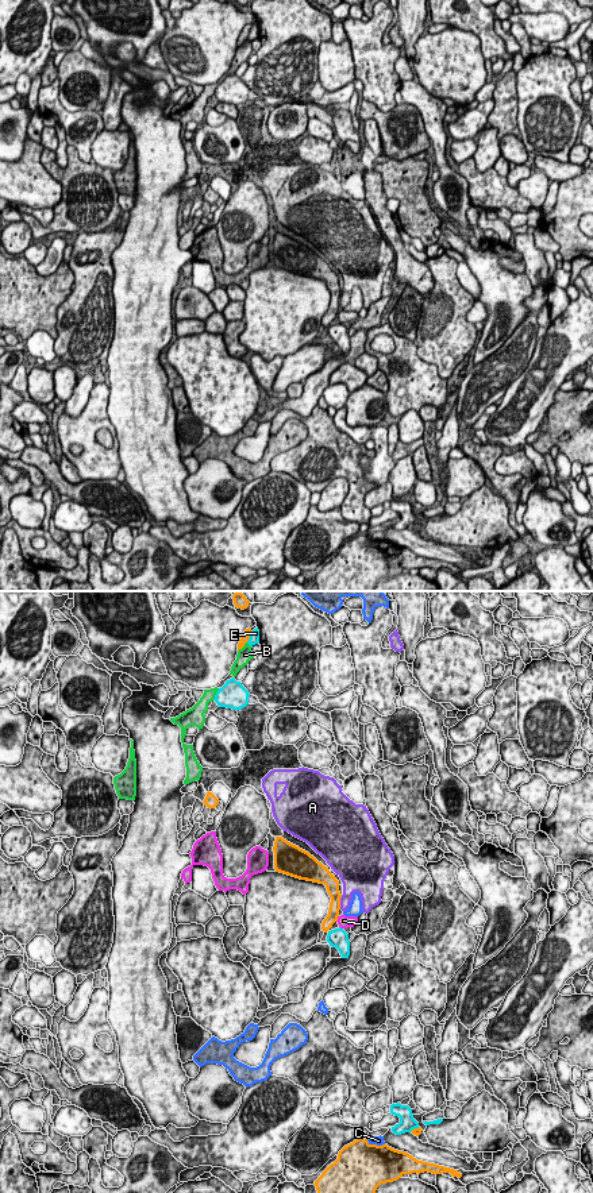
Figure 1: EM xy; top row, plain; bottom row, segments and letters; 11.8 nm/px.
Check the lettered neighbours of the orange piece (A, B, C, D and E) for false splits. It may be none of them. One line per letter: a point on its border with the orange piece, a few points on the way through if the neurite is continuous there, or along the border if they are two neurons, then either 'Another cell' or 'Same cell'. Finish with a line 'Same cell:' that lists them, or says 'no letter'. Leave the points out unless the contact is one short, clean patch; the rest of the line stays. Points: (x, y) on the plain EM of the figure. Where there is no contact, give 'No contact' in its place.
A: Touches orange at xy (339, 297). Another cell
B: Touches orange at xy (242, 42). Another cell
C: Touches orange at xy (376, 540). Another cell
D: Touches orange at xy (337, 313). Another cell
E: Touches orange at xy (249, 33). Another cell
Same cell: no letter

